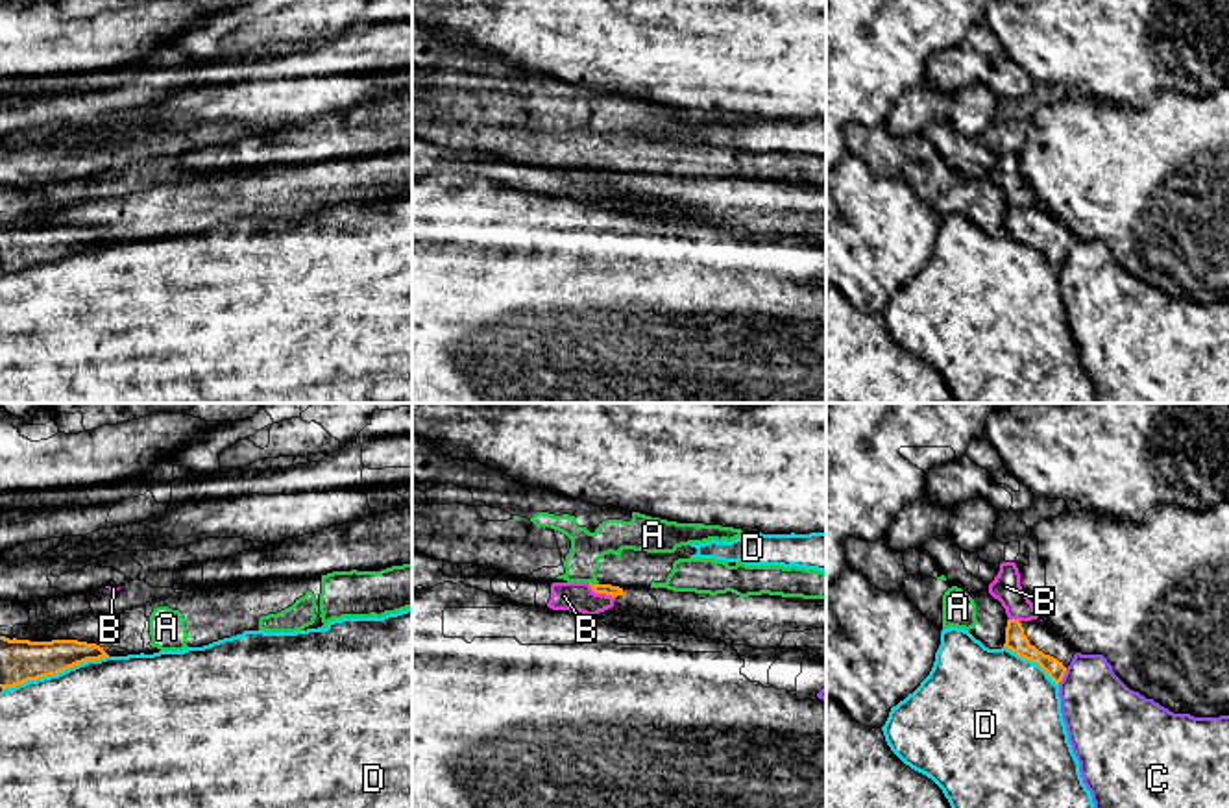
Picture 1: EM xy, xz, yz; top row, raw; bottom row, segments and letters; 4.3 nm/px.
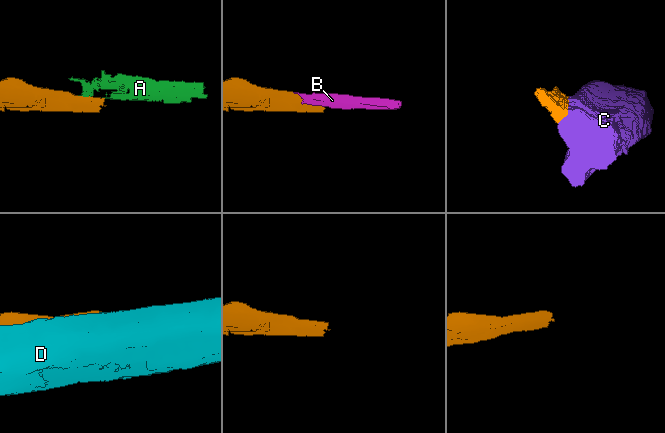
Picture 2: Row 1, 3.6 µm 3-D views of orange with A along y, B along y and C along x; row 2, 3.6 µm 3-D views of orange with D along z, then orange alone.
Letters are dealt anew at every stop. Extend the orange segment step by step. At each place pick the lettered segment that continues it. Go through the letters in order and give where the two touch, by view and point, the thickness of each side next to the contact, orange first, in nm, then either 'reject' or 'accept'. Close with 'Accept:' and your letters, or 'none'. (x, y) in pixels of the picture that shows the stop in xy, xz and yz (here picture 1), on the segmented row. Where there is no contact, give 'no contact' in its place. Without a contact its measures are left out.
A: xz (594, 585) | 50/150 nm | reject
B: xz (601, 592) | 50/130 nm | reject
C: yz (1063, 675) | 90/320 nm | reject
D: xy (54, 673) | 190/500 nm | reject
Accept: none

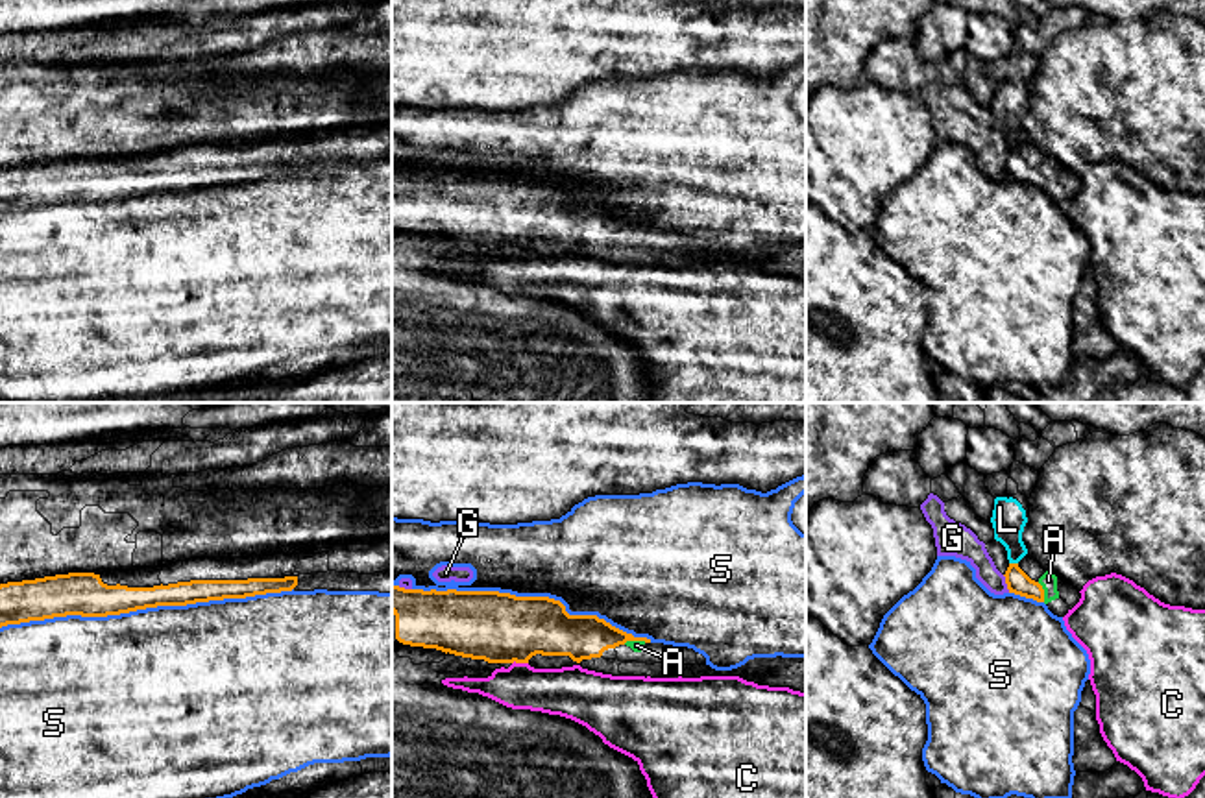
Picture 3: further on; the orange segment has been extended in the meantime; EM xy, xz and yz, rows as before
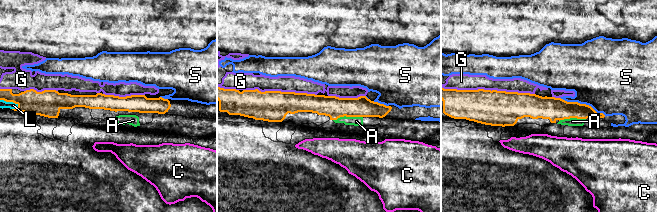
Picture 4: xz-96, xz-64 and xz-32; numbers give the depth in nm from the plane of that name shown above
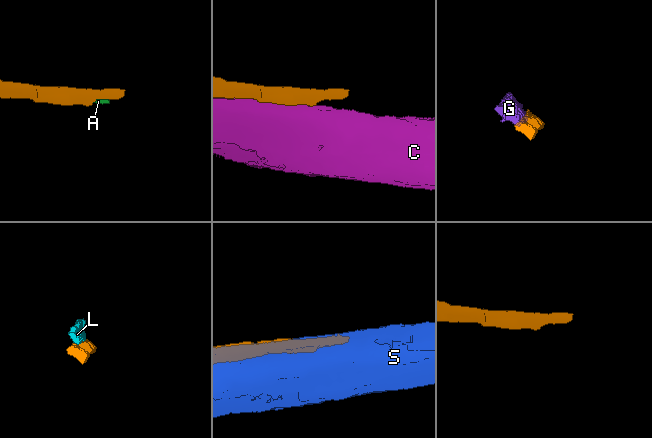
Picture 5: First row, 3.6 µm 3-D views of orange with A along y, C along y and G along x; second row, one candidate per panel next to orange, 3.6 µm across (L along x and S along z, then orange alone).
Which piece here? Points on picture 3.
A: yz (1043, 592) | 100/80 nm | accept
C: xz (520, 662) | 300/220 nm | reject
G: yz (1006, 582) | 100/130 nm | reject
L: yz (1013, 564) | 100/150 nm | reject
S: xy (146, 606) | 170/480 nm | reject
Accept: A

